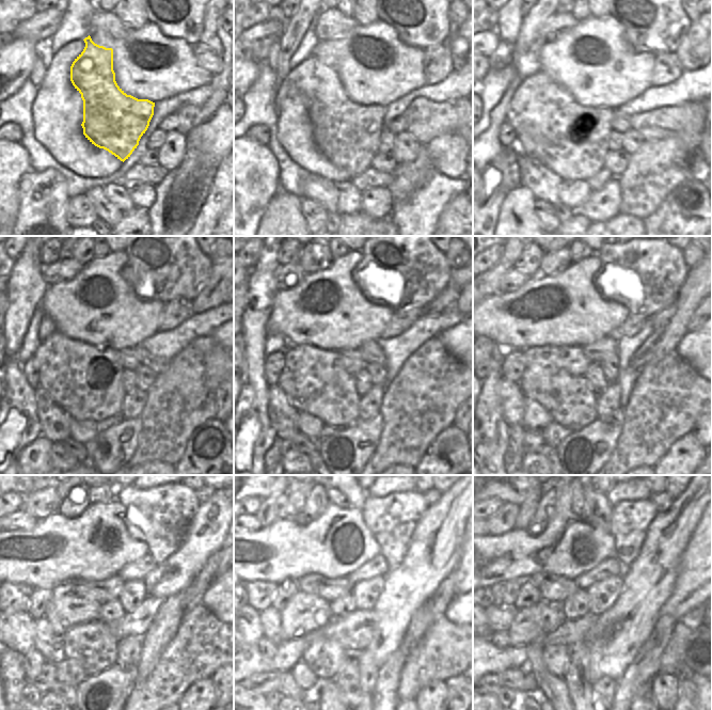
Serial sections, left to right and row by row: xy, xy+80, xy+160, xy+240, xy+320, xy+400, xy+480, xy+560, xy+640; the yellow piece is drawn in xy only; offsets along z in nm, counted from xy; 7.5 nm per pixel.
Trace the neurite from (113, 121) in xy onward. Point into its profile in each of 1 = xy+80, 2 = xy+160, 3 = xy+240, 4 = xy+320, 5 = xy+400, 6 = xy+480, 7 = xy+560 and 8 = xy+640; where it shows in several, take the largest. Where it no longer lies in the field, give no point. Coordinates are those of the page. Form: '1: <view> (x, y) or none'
1: xy+80 (347, 133)
2: xy+160 (571, 140)
3: xy+240 (84, 380)
4: xy+320 (314, 380)
5: xy+400 (570, 400)
6: xy+480 (92, 644)
7: xy+560 (325, 657)
8: xy+640 (556, 659)

